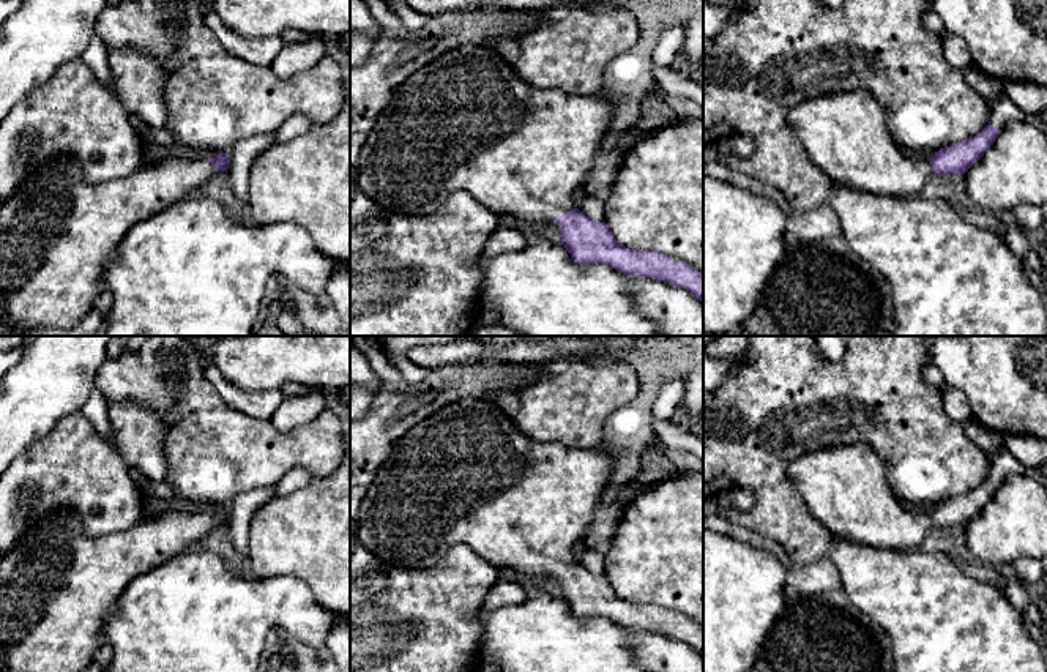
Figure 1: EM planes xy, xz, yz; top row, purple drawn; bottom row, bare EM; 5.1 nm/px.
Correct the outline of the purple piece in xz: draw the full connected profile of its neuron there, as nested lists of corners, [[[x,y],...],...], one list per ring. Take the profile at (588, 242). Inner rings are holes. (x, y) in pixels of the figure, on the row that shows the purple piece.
[[[462,44],[416,69],[396,88],[389,104],[375,118],[355,162],[358,189],[378,210],[404,216],[432,215],[453,192],[465,191],[497,218],[509,215],[536,226],[555,222],[561,232],[561,245],[576,263],[605,263],[626,276],[664,281],[686,289],[703,304],[702,271],[659,252],[626,248],[605,222],[590,219],[572,203],[574,191],[596,175],[594,158],[602,150],[612,115],[613,104],[602,91],[568,95],[533,87],[516,74],[503,52],[489,46]]]

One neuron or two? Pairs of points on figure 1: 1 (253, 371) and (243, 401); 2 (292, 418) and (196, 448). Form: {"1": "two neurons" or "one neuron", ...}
{"1": "two neurons", "2": "two neurons"}

